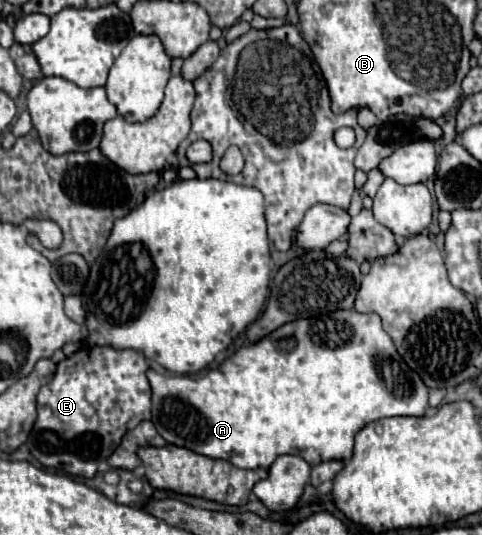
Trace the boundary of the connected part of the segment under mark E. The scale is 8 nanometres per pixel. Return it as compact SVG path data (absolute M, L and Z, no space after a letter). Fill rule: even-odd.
M108 345L84 349L60 361L54 379L38 393L38 419L26 441L30 453L46 467L58 467L76 477L94 477L98 463L112 455L122 435L140 421L150 419L150 383L146 379L146 369L148 361L140 351L114 349Z

